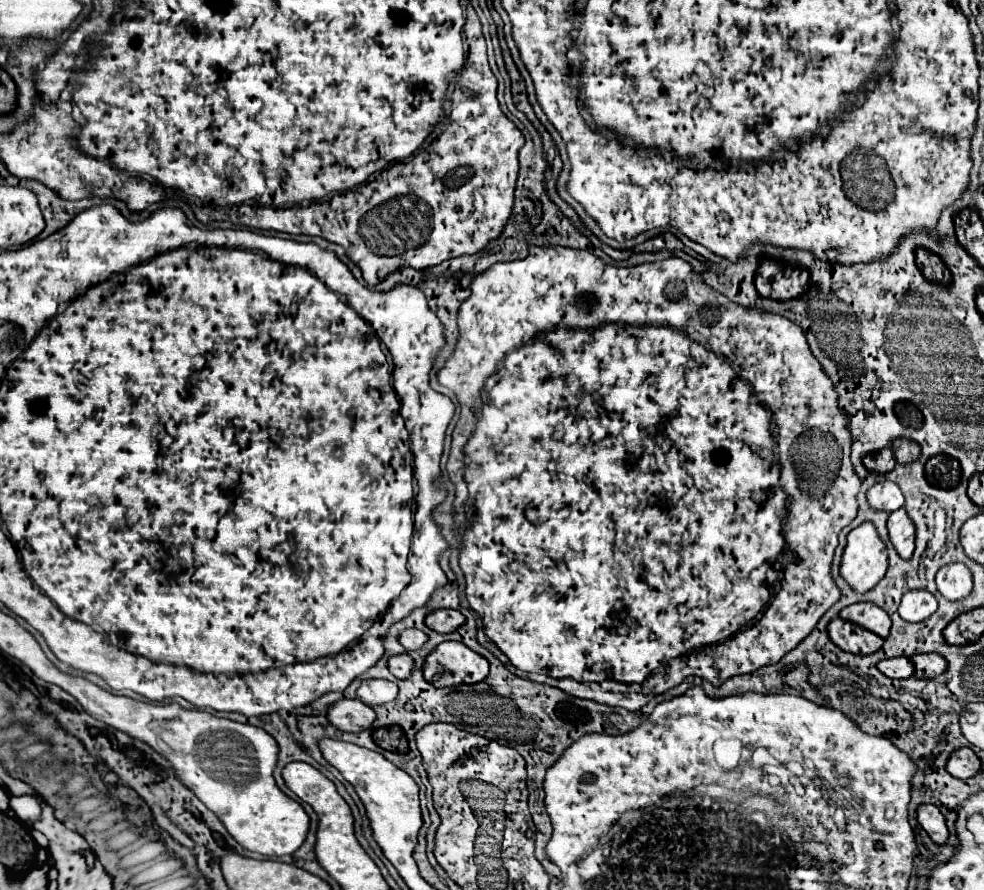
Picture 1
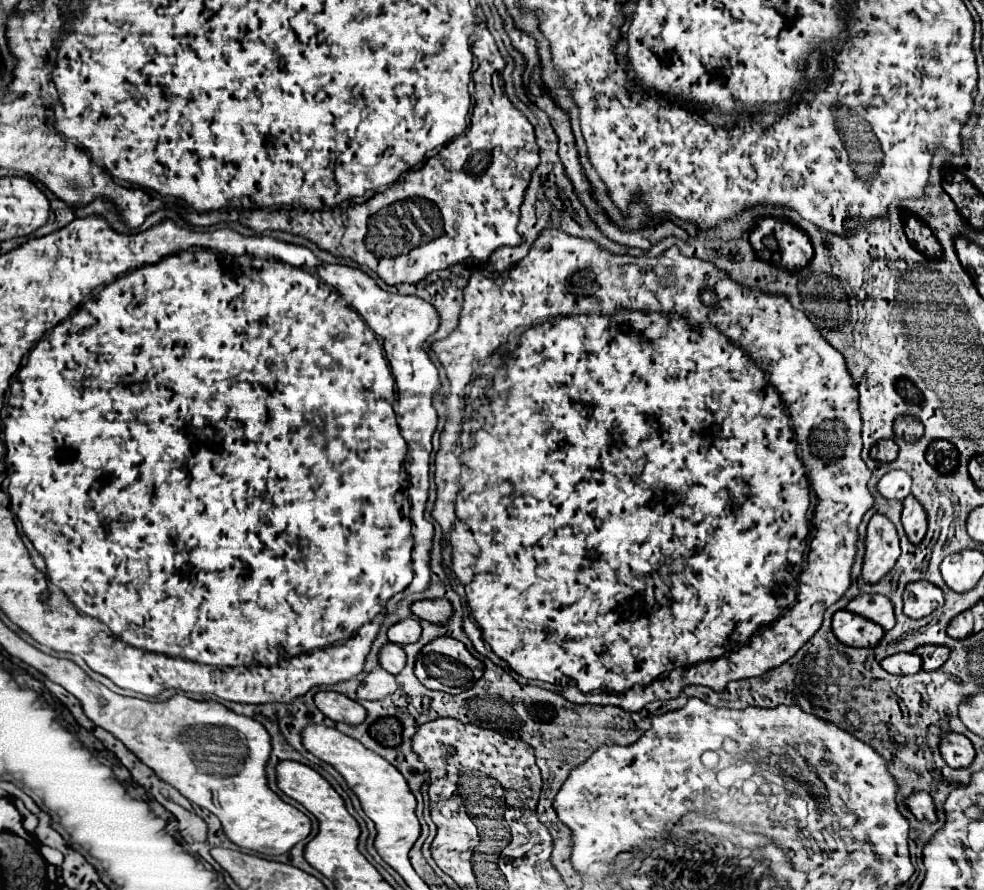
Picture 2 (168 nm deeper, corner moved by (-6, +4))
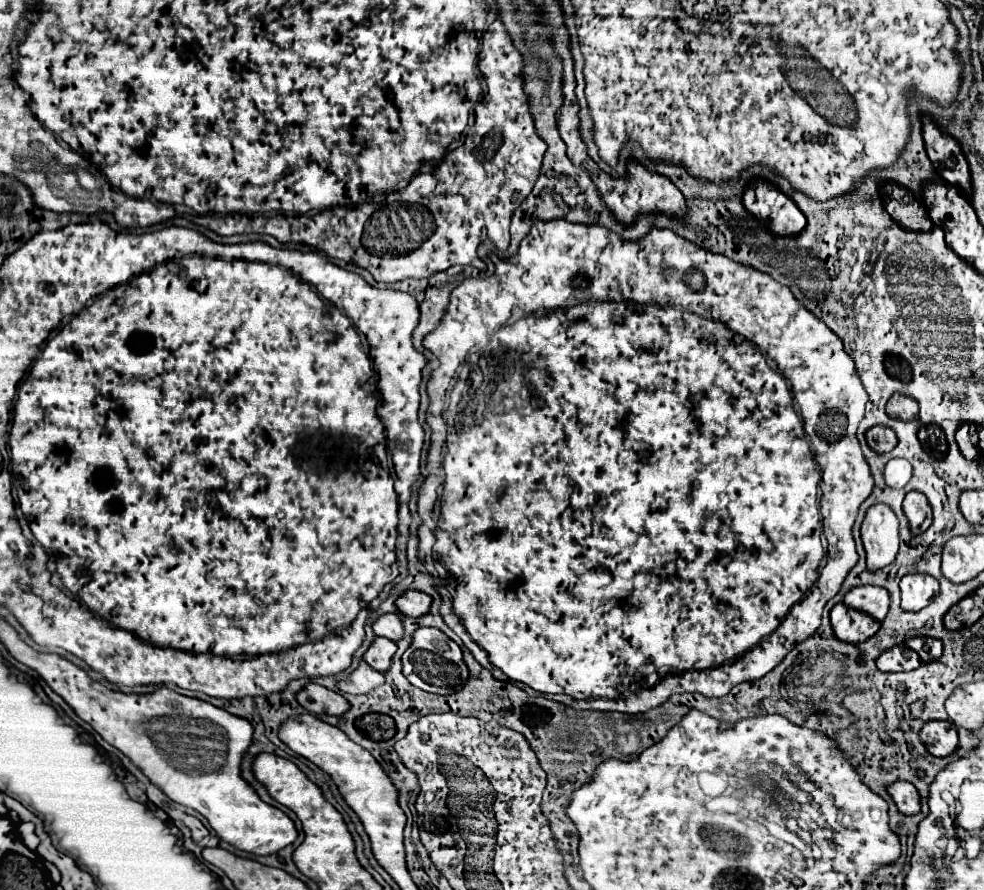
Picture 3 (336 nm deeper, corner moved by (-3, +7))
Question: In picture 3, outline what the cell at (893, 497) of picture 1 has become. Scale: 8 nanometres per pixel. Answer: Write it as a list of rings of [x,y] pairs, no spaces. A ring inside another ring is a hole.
[[[890,459],[884,469],[884,479],[892,489],[902,489],[912,477],[912,465],[906,459]]]

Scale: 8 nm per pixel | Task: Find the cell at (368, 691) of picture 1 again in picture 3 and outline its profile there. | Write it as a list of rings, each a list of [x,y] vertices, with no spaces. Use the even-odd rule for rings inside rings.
[[[360,661],[360,665],[346,679],[338,681],[338,689],[344,693],[360,695],[360,693],[370,693],[380,683],[384,683],[384,673],[378,673],[372,667],[368,667],[364,661]]]

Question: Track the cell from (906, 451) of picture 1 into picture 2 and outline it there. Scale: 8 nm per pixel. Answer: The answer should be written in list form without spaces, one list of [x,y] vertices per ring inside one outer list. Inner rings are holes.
[[[897,418],[895,436],[905,442],[917,442],[923,436],[923,424],[919,424],[915,418]]]

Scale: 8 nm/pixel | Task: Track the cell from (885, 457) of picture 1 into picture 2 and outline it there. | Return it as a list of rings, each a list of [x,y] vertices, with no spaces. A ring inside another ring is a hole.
[[[881,440],[871,448],[869,454],[877,462],[893,462],[897,458],[897,444],[893,440]]]

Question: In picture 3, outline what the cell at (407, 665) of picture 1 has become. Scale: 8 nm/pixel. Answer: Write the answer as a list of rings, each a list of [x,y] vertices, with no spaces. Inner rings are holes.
[[[376,637],[374,643],[370,645],[370,649],[362,655],[362,659],[376,671],[384,673],[390,665],[390,659],[392,655],[396,653],[396,643],[384,639],[384,637]]]

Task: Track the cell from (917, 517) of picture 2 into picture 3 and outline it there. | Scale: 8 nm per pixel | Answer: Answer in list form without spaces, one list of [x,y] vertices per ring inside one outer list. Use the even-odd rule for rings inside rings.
[[[910,491],[904,497],[904,513],[910,521],[912,535],[924,533],[932,525],[932,507],[920,491]]]

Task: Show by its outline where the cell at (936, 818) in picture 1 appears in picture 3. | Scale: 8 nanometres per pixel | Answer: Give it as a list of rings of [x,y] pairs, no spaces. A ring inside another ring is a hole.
[[[896,781],[886,787],[888,795],[894,799],[896,807],[904,815],[916,815],[920,811],[920,797],[916,793],[916,787],[908,781]]]

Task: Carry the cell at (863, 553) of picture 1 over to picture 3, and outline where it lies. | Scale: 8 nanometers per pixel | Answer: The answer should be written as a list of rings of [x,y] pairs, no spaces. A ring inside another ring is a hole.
[[[876,503],[866,511],[862,521],[862,543],[870,571],[886,567],[894,561],[900,545],[900,535],[898,517],[888,505]]]

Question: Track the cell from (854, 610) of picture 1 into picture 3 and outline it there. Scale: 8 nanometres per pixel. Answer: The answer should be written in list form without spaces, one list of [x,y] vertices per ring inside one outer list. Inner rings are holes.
[[[864,585],[864,587],[850,589],[844,595],[844,603],[856,611],[862,611],[862,613],[876,617],[878,621],[884,621],[888,607],[890,607],[890,595],[884,587]]]

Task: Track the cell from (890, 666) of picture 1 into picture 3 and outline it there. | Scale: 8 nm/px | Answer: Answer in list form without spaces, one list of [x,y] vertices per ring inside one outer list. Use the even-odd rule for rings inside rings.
[[[896,645],[886,649],[876,659],[876,665],[880,671],[912,671],[920,667],[920,657],[906,645]]]

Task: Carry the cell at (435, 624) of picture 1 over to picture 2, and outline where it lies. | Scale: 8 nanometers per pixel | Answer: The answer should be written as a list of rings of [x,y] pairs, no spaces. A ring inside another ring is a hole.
[[[419,600],[411,606],[411,610],[421,620],[433,624],[443,624],[449,620],[449,616],[453,616],[453,606],[449,604],[449,600]]]

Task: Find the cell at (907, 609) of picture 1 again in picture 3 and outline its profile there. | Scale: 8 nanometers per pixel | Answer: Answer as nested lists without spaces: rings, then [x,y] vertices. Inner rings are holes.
[[[912,573],[904,575],[900,581],[902,591],[902,609],[904,611],[920,611],[938,595],[938,581],[932,575]]]

